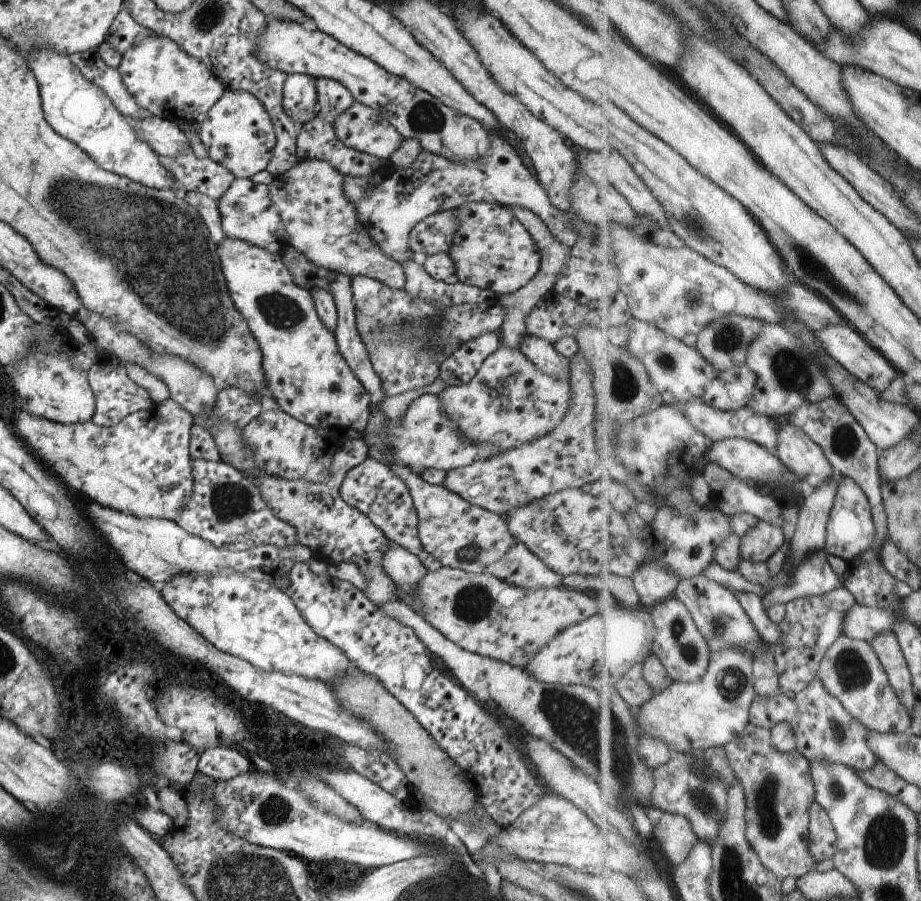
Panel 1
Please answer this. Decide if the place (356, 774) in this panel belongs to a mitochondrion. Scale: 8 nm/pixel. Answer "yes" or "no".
no

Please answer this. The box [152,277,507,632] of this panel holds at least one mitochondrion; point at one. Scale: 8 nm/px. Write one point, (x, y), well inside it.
(230, 503)

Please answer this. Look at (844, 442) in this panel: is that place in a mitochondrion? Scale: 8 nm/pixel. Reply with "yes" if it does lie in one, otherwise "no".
yes

